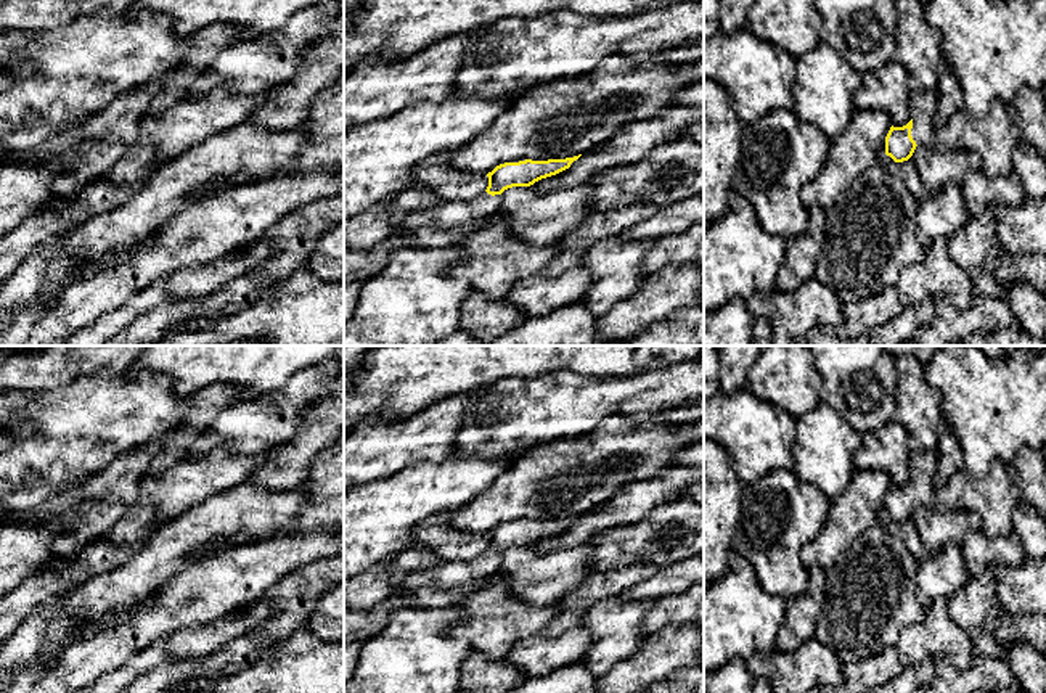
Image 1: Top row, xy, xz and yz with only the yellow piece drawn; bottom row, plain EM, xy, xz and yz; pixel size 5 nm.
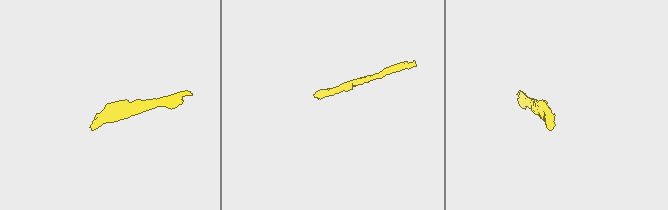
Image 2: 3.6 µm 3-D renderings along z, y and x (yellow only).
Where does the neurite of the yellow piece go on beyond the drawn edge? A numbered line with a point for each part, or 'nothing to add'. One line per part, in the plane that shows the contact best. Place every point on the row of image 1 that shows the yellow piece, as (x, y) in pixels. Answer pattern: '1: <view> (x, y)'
1: yz (923, 102)

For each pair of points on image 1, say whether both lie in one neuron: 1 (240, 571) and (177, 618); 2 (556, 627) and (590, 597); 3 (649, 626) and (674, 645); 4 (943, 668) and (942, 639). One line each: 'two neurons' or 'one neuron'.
1: one neuron
2: one neuron
3: two neurons
4: two neurons

